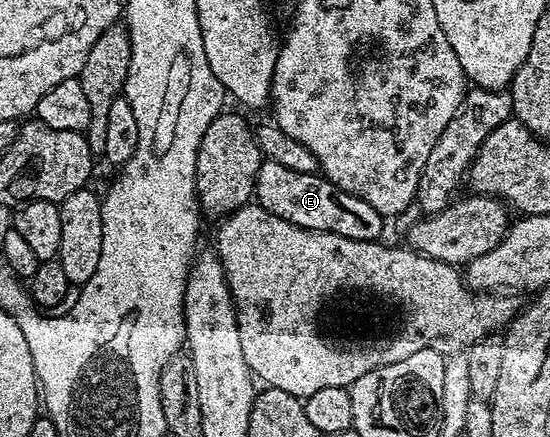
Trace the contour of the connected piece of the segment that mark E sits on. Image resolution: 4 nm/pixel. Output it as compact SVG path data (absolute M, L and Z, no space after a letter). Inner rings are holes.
M263 160L260 171L256 175L254 197L257 204L272 211L272 215L280 215L280 219L288 219L288 223L296 223L296 227L304 227L312 231L328 231L357 241L378 241L384 233L384 218L376 211L376 207L364 203L364 199L356 195L348 195L348 191L340 191L340 187L336 187L328 178L318 173L292 171L275 161Z

